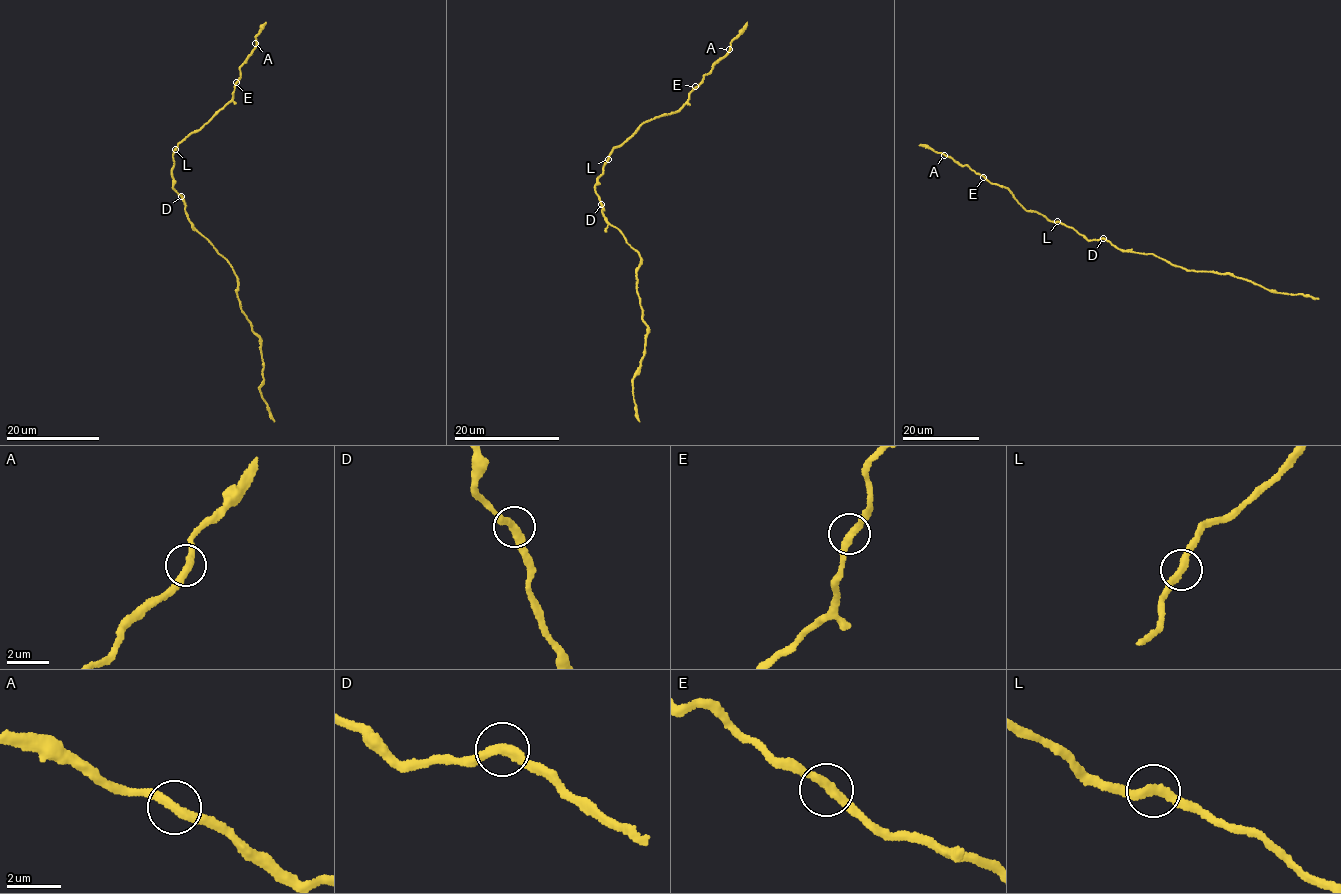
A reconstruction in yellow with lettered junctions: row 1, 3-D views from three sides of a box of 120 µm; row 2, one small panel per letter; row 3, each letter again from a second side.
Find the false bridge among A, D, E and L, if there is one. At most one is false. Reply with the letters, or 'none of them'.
none of them

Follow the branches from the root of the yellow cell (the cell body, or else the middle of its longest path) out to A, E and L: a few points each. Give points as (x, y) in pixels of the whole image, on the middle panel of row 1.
A: (604, 214), (595, 185), (612, 149), (645, 122), (678, 110), (713, 62), (729, 49)
E: (604, 214), (595, 185), (612, 149), (624, 142), (645, 122), (678, 110), (695, 86)
L: (604, 214), (595, 185), (597, 176), (603, 171), (604, 162), (608, 159)

